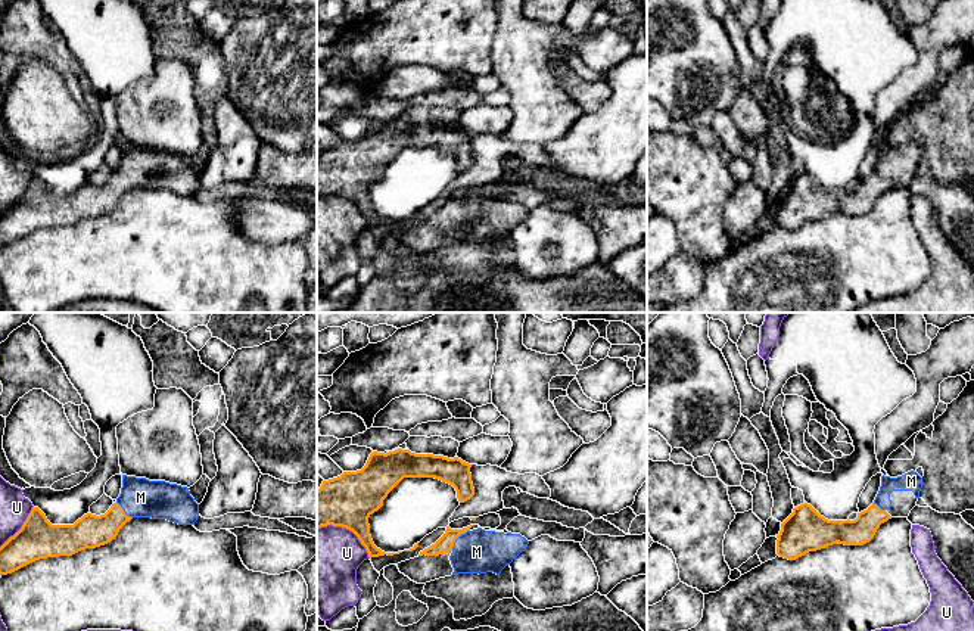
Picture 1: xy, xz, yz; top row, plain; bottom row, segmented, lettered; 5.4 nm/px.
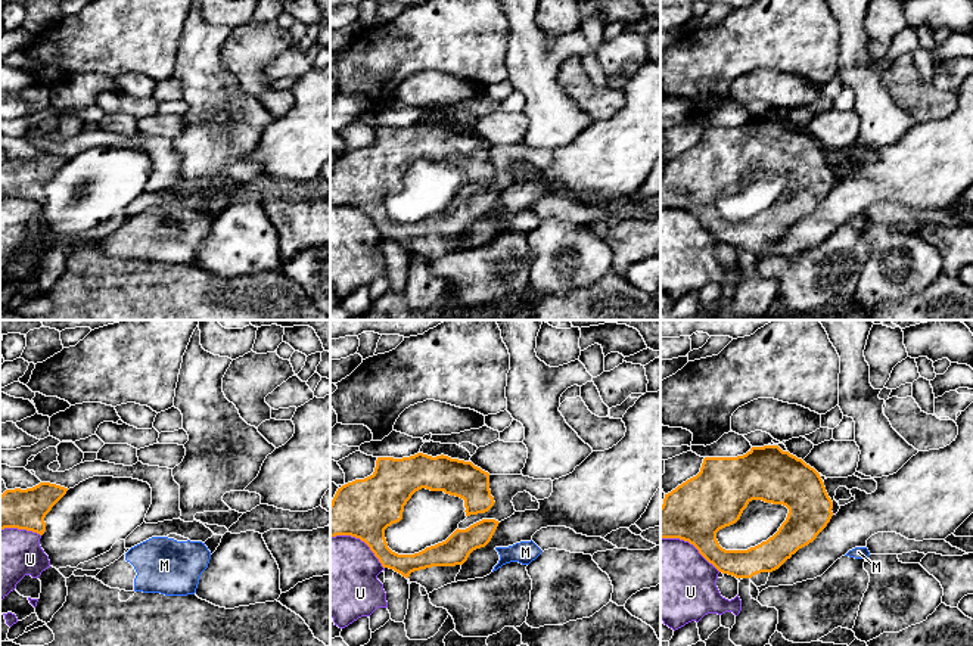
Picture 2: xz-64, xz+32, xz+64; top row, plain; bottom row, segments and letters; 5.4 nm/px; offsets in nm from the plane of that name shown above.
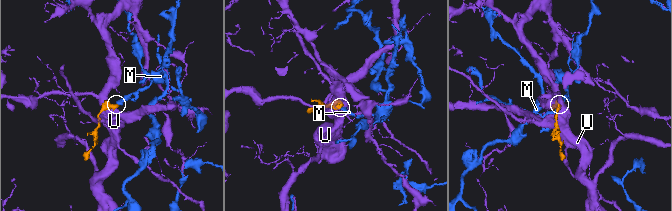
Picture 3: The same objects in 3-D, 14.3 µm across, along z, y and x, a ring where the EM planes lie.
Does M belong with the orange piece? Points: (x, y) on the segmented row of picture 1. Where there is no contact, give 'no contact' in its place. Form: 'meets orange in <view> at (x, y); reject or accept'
meets orange in xz at (457, 537); accept

